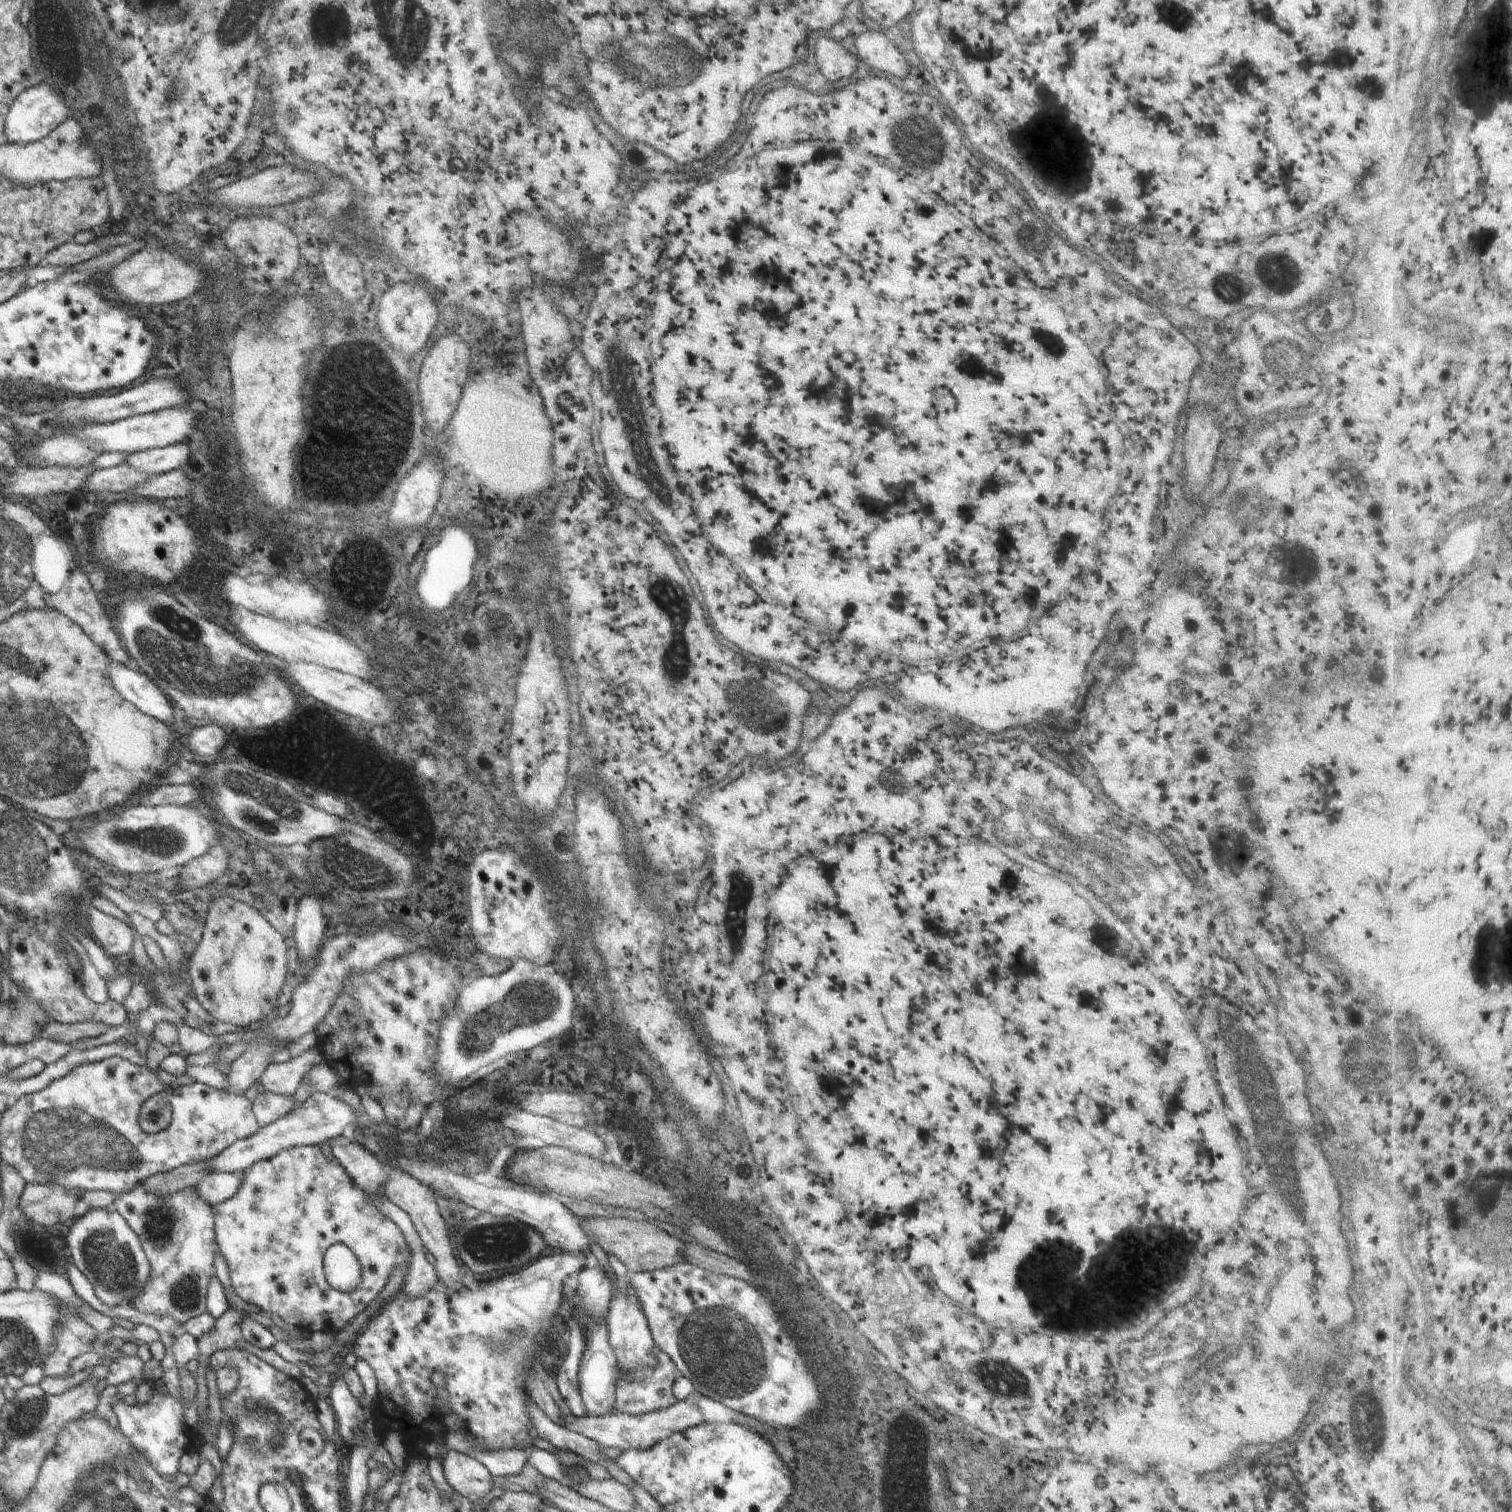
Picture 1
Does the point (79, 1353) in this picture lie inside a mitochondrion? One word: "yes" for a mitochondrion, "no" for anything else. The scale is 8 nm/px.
no

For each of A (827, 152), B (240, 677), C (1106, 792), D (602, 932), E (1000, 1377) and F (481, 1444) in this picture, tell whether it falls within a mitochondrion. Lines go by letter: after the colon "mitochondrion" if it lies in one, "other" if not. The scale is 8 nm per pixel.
A: other
B: mitochondrion
C: mitochondrion
D: other
E: mitochondrion
F: other

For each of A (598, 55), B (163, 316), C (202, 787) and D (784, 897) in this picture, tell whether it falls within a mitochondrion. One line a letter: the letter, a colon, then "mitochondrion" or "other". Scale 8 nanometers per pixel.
A: mitochondrion
B: other
C: other
D: other

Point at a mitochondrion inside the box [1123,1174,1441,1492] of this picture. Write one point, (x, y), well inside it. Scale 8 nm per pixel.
(1202, 1358)

